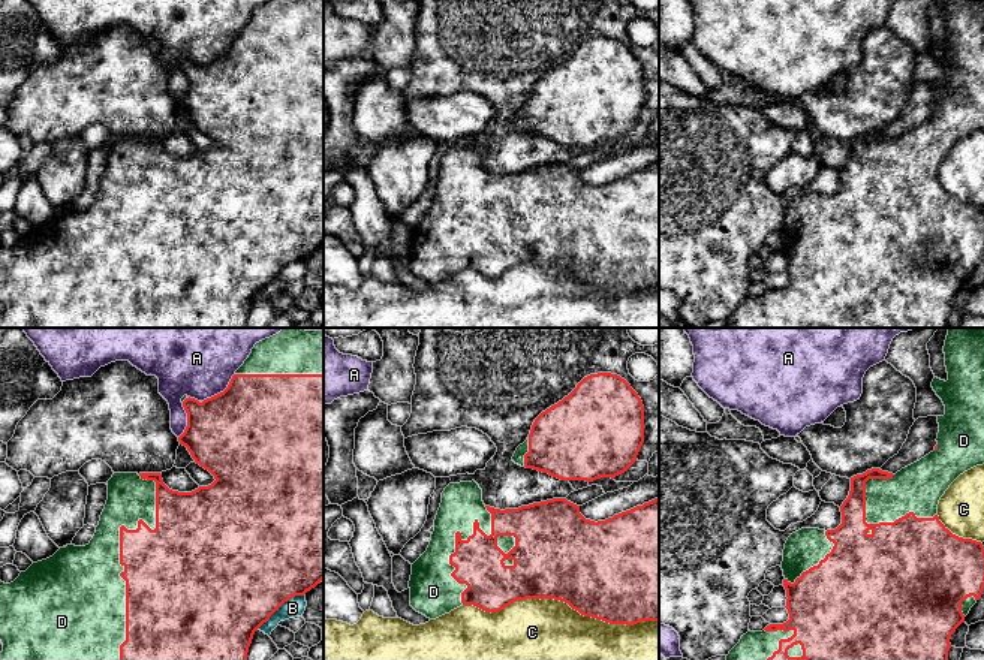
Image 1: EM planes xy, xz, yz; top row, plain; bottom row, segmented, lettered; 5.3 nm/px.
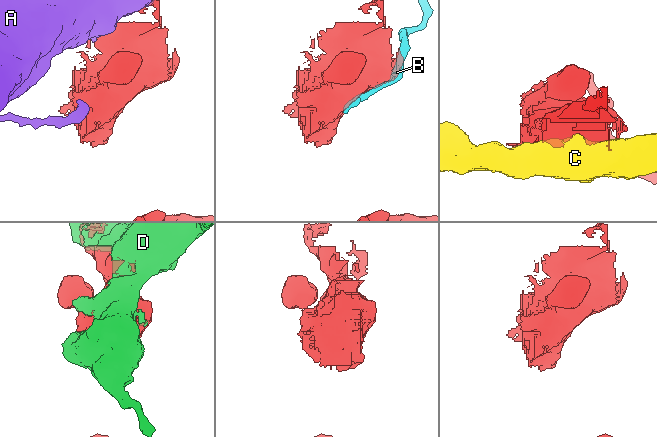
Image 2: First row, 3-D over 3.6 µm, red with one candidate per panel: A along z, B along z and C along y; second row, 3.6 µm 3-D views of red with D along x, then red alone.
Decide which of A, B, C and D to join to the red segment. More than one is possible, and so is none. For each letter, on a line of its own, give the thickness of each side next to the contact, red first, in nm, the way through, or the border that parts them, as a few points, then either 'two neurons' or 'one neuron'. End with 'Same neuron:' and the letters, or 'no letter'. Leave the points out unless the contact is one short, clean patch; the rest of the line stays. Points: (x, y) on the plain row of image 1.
A: calibres 500 and 340 nm; two neurons
B: calibres 500 and 110 nm; two neurons
C: calibres 480 and 480 nm; two neurons
D: calibres 400 and 360 nm; one neuron
Same neuron: D

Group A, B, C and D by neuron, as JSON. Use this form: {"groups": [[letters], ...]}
{"groups": [["A"], ["B"], ["C"], ["D"]]}

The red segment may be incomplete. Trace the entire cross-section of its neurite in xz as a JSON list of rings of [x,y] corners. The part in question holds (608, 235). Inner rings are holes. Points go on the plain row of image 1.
[[[472,147],[449,148],[442,157],[442,168],[434,184],[434,196],[431,199],[427,216],[412,229],[409,245],[410,271],[430,284],[436,284],[451,275],[473,269],[485,277],[499,277],[517,265],[526,263],[554,263],[568,268],[572,274],[584,281],[602,284],[610,289],[634,290],[641,286],[659,286],[659,163],[655,163],[643,171],[622,177],[605,186],[590,186],[580,178],[580,171],[566,163],[553,163],[518,174],[494,174],[482,166],[482,154]]]

